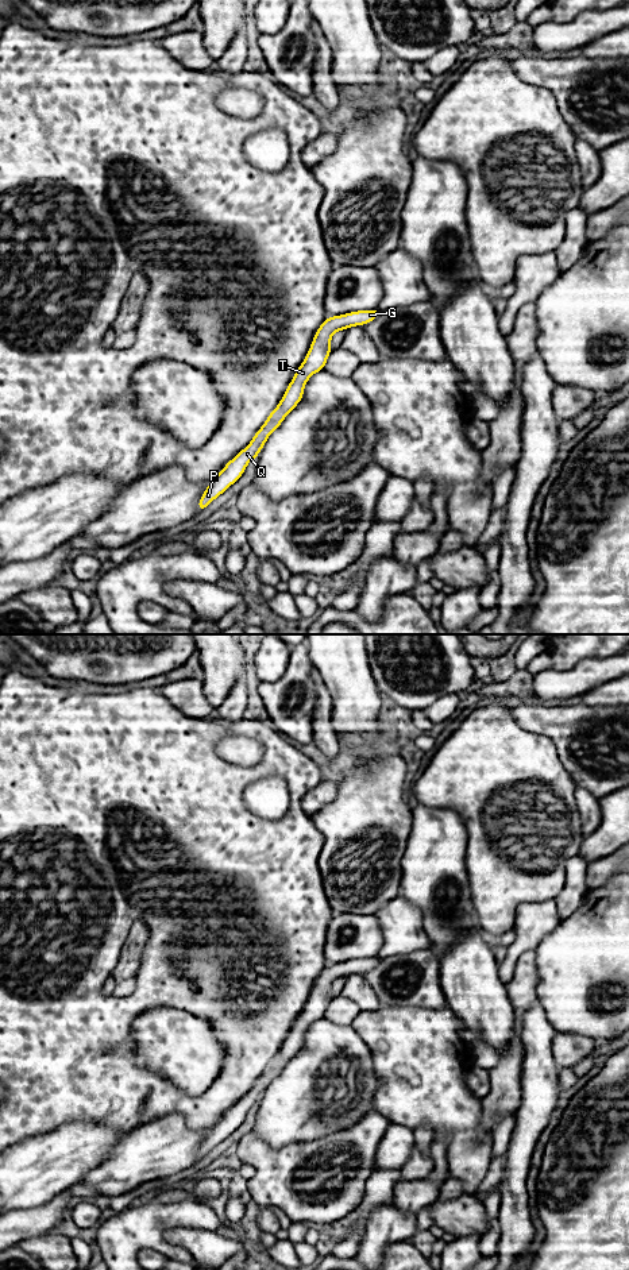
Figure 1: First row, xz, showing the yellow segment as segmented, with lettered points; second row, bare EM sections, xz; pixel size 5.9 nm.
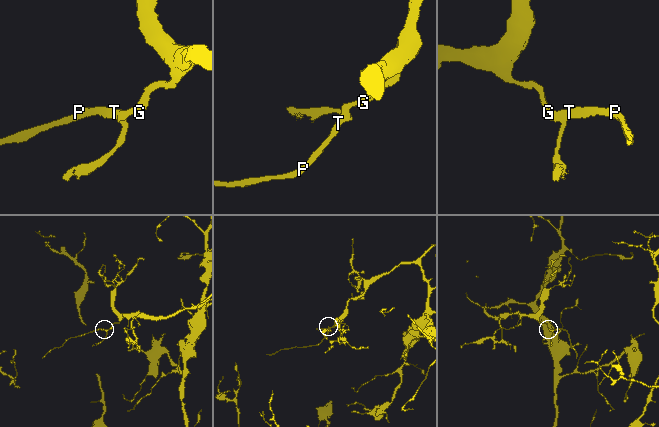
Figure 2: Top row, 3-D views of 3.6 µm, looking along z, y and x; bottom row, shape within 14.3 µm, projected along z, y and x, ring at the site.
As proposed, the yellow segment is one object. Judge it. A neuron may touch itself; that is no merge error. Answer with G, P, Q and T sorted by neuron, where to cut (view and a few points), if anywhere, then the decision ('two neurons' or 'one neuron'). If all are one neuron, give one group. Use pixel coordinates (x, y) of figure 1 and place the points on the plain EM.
groups G P Q T; cut none; one neuron

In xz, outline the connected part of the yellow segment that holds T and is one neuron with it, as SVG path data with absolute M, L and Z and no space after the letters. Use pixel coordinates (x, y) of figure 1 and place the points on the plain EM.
M356 958L340 964L327 965L314 981L309 999L297 1016L290 1028L278 1054L269 1062L265 1072L254 1082L250 1092L243 1096L234 1107L231 1107L224 1116L211 1128L209 1134L201 1143L197 1155L200 1161L221 1143L229 1134L232 1134L244 1120L247 1112L258 1105L269 1084L282 1072L285 1065L298 1053L304 1045L304 1037L308 1027L321 1018L324 1018L327 1007L332 1000L331 985L337 978L344 978L350 974L364 973L375 968L381 958Z

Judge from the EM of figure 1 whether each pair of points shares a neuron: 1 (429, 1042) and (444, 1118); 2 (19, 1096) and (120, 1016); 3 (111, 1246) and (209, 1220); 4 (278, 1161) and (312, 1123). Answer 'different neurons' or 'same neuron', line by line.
1: same neuron
2: same neuron
3: same neuron
4: different neurons

